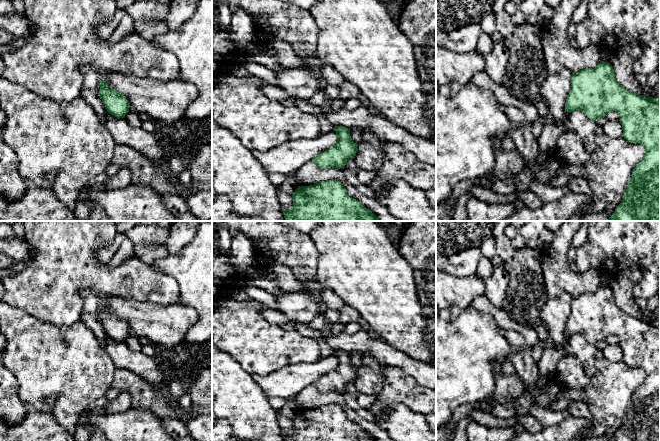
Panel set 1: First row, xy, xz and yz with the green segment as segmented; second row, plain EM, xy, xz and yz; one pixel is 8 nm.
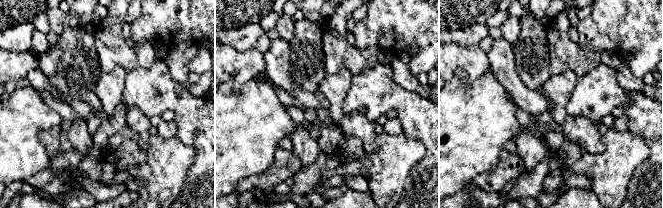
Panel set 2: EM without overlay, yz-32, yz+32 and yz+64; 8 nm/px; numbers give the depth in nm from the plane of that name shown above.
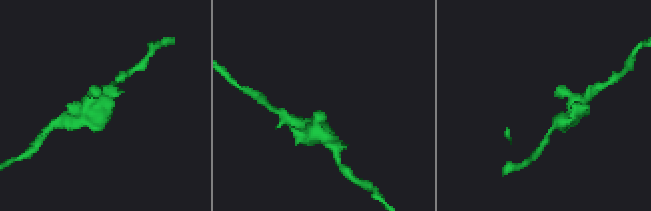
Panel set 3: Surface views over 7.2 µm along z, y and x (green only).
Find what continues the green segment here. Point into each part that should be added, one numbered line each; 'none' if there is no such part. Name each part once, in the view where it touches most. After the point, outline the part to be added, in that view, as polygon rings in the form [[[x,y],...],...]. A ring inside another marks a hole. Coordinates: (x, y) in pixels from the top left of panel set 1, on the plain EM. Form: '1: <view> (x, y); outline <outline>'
none

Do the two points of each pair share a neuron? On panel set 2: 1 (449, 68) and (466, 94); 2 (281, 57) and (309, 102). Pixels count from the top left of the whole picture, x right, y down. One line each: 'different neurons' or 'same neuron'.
1: different neurons
2: same neuron

